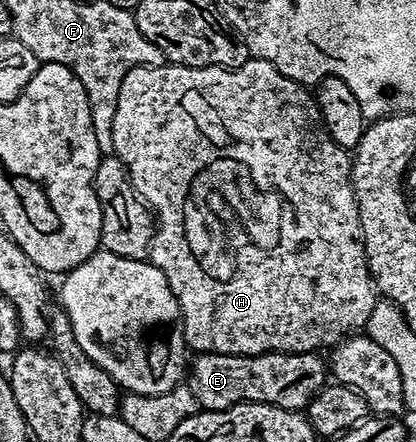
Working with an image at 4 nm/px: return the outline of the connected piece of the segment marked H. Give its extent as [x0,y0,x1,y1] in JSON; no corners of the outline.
[113,58,378,355]

